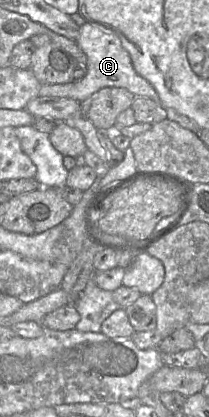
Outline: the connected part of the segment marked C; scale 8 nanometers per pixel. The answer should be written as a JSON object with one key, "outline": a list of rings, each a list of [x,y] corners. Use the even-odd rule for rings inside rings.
{"outline":[[[86,22],[80,27],[77,44],[87,57],[87,73],[81,79],[66,84],[42,85],[39,96],[71,98],[82,102],[96,91],[104,87],[121,87],[127,89],[134,96],[146,97],[160,103],[159,96],[154,87],[134,69],[131,57],[122,46],[120,38],[109,31],[104,31],[97,26]]]}

